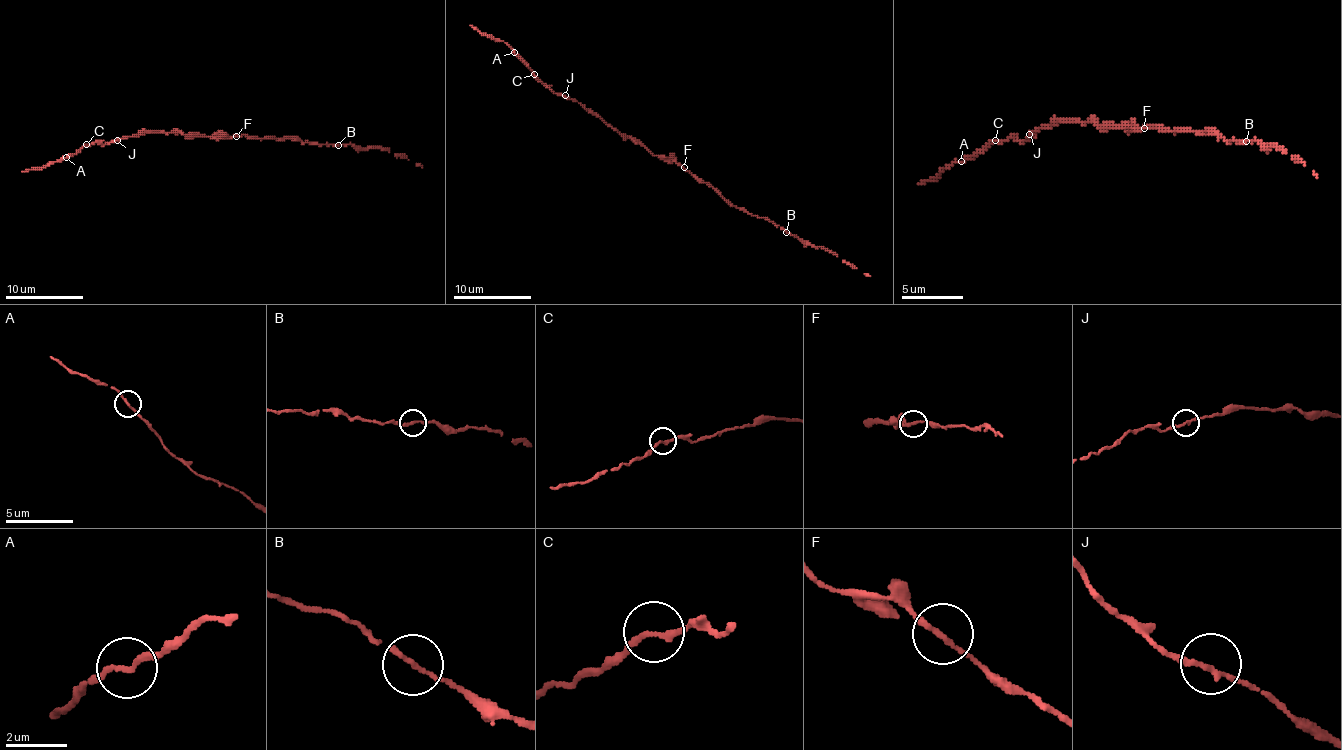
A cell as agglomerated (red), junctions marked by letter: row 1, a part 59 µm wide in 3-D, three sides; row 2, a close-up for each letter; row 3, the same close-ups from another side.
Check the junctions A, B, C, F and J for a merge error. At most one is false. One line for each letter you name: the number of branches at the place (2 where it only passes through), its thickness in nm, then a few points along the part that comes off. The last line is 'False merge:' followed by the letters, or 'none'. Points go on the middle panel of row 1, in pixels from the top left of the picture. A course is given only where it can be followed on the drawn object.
False merge: none

